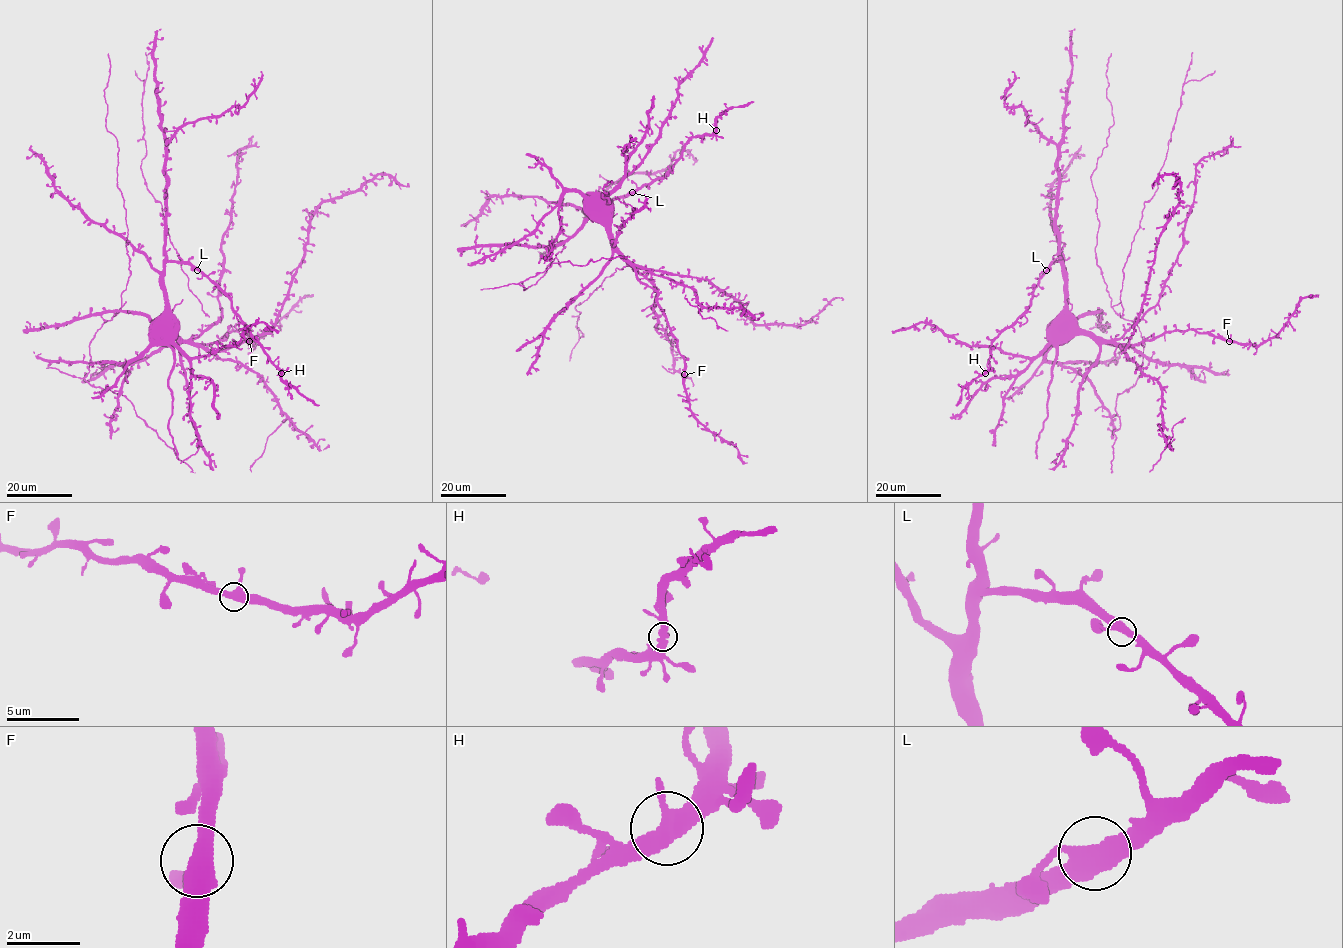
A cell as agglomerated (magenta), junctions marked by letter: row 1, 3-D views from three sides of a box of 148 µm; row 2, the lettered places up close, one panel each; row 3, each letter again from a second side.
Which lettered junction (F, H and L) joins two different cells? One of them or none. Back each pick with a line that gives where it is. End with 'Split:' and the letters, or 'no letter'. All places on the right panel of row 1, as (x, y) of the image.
Split: no letter

